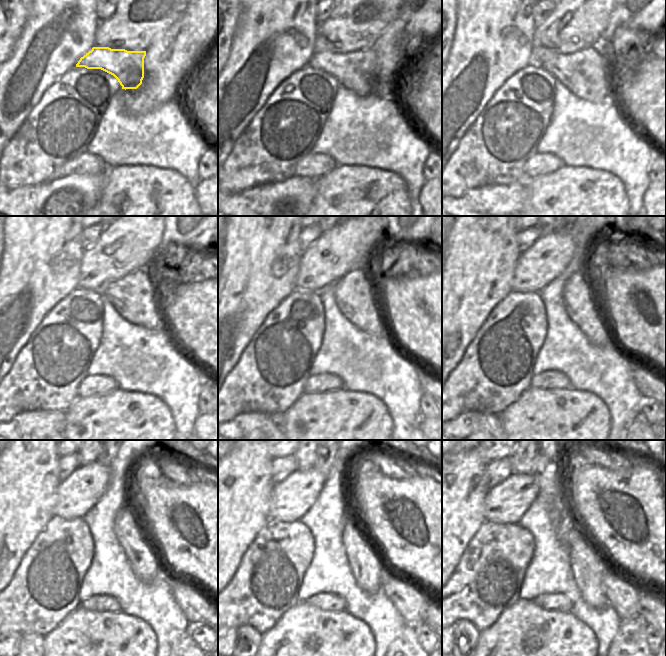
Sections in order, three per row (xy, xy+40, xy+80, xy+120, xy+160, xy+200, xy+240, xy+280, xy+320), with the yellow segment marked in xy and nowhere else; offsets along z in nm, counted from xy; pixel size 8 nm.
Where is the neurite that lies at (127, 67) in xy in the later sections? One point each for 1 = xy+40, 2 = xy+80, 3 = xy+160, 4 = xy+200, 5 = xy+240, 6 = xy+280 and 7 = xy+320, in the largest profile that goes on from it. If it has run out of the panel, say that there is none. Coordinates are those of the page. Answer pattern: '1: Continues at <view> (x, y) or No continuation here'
1: Continues at xy+40 (356, 71)
2: Continues at xy+80 (584, 73)
3: Continues at xy+160 (354, 295)
4: Continues at xy+200 (580, 306)
5: Continues at xy+240 (139, 553)
6: Continues at xy+280 (362, 558)
7: Continues at xy+320 (584, 560)

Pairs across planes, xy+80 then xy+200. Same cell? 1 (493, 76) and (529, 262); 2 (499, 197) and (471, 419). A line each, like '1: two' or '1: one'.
1: two
2: one

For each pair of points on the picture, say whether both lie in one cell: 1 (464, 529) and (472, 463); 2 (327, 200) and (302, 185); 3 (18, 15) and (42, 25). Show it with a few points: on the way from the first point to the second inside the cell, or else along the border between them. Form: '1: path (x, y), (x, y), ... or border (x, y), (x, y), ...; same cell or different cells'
1: path (464, 513), (464, 479); same cell
2: border (316, 179), (316, 193), (310, 205); different cells
3: border (30, 10), (17, 40); different cells

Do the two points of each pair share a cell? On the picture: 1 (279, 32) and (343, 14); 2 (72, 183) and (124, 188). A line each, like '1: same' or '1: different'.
1: different
2: different

